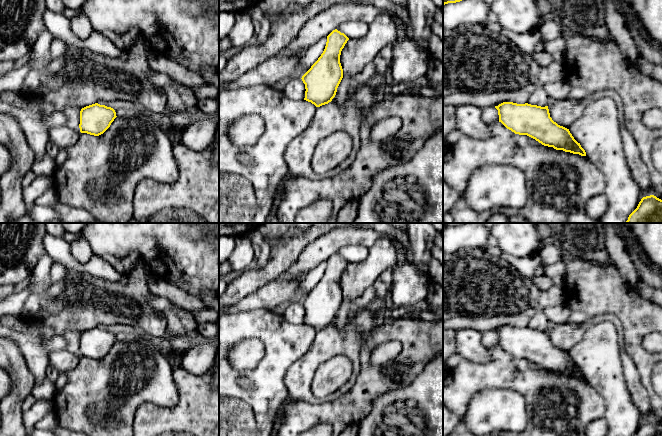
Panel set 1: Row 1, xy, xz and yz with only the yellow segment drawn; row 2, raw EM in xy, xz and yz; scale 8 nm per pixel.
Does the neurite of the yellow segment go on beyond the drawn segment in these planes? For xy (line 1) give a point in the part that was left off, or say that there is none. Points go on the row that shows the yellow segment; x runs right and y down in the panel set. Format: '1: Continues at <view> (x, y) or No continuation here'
1: No continuation here

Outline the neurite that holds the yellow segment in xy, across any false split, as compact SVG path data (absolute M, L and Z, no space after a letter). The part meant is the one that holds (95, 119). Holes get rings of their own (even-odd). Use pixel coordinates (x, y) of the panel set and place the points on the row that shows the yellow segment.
M98 103L86 106L80 111L80 132L94 136L103 134L116 118L113 108Z

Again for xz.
M337 29L327 36L323 53L301 78L306 89L304 100L320 107L335 97L343 78L340 55L348 40L349 38Z

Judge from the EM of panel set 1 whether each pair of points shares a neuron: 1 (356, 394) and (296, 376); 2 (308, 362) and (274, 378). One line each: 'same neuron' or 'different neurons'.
1: different neurons
2: different neurons

